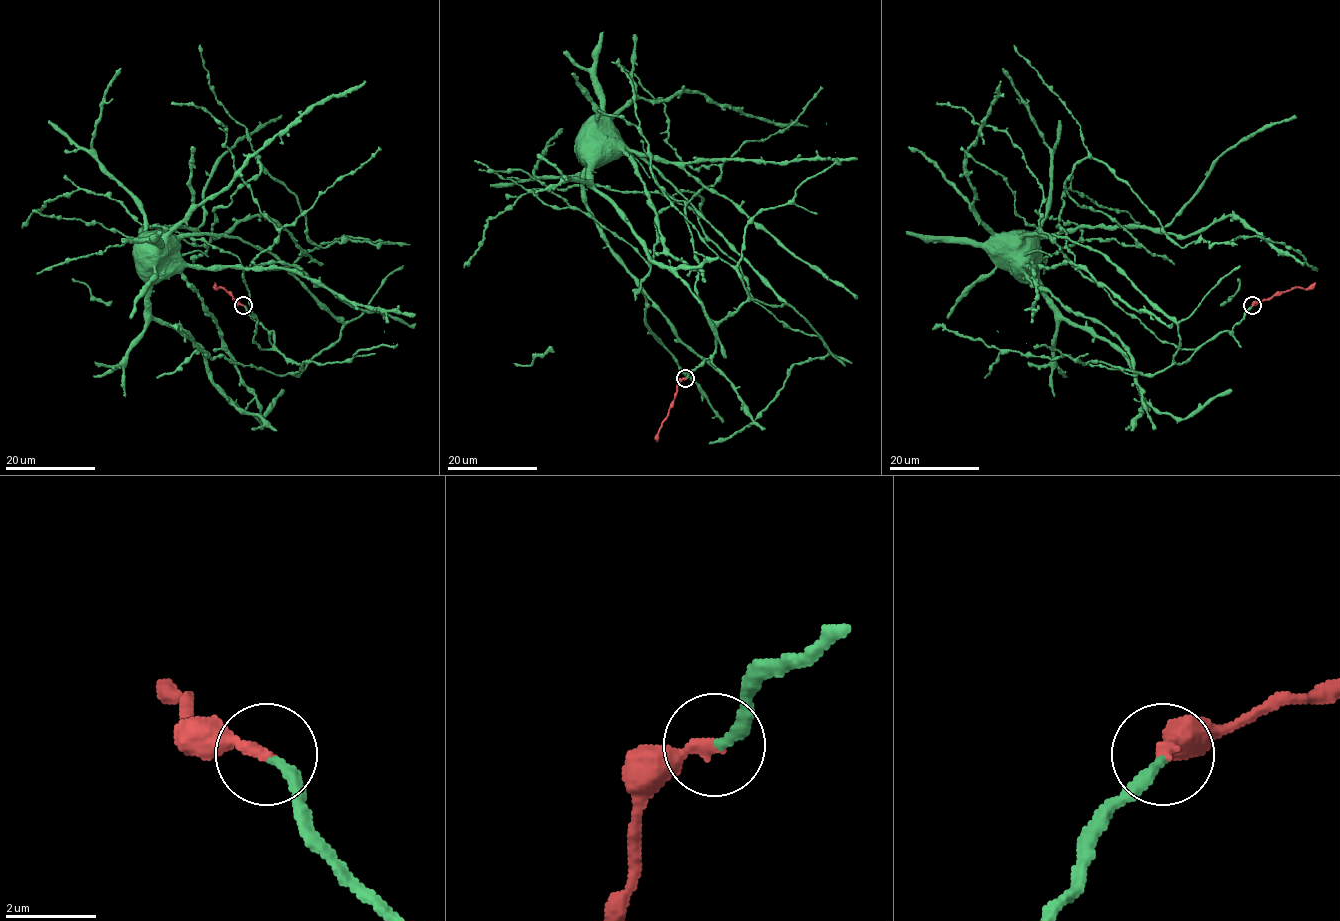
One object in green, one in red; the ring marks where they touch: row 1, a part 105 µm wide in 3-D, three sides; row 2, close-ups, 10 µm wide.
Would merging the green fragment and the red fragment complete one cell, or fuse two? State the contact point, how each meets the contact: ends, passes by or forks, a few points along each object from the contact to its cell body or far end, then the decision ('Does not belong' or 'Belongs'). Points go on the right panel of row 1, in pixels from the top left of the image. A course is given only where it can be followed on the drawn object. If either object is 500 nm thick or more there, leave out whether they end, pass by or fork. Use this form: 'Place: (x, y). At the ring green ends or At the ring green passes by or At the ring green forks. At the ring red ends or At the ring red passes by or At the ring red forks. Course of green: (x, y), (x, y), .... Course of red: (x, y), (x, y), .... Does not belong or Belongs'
Place: (1252, 305). At the ring green ends. At the ring red ends. Course of green: (1252, 306), (1231, 330), (1175, 362), (1177, 326), (1100, 253), (1067, 238), (1028, 235), (1023, 245), (1000, 244). Course of red: (1252, 304), (1295, 288), (1309, 288), (1315, 282). Belongs

